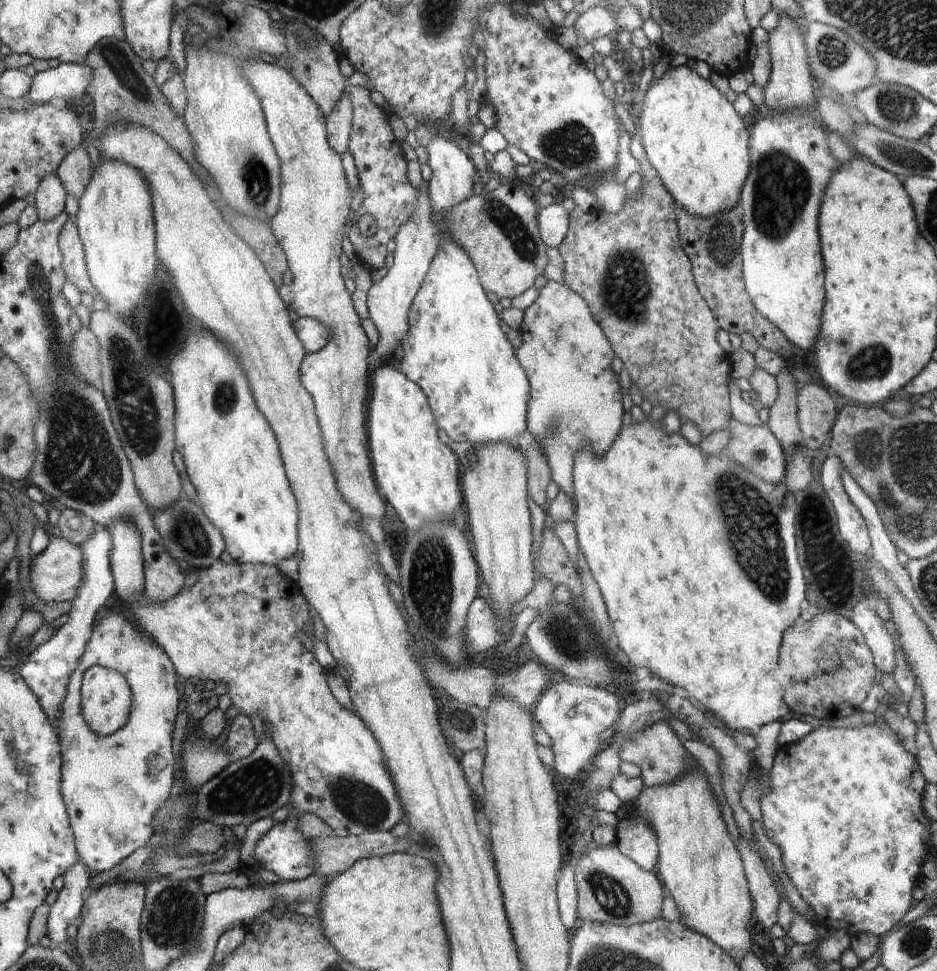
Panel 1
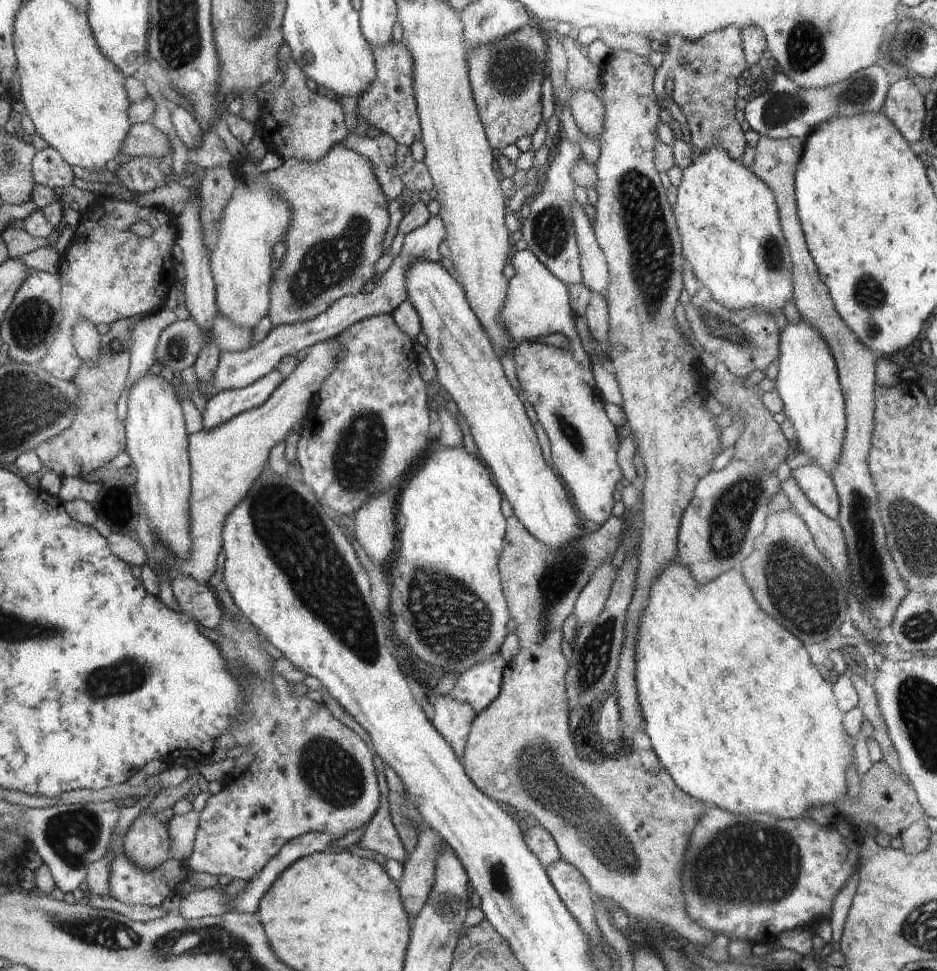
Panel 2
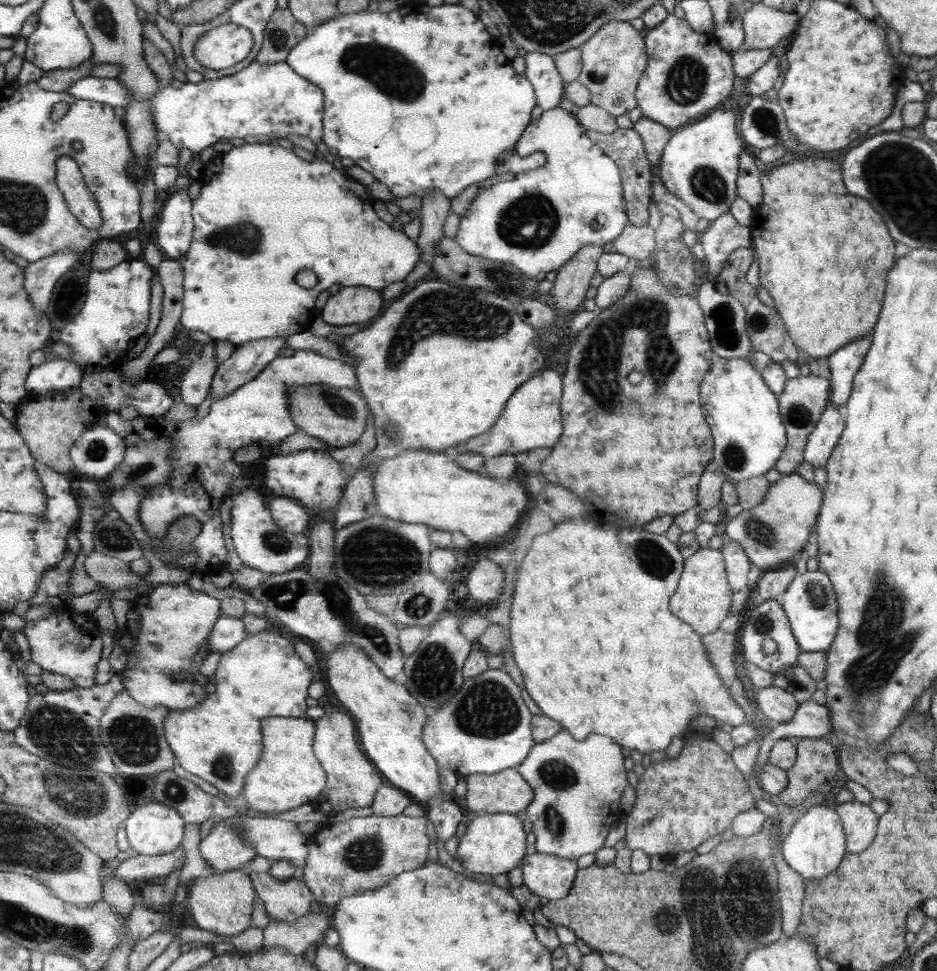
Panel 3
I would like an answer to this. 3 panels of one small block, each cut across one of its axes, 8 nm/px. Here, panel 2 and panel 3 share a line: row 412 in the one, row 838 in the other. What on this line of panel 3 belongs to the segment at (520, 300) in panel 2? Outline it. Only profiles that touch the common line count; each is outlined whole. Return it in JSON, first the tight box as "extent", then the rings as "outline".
{"extent":[515,729,628,861],"outline":[[[562,729],[548,740],[532,746],[526,759],[515,769],[533,788],[534,798],[527,806],[526,815],[532,821],[538,852],[576,861],[580,856],[595,854],[605,846],[608,831],[624,817],[620,810],[620,798],[628,786],[624,761],[621,747],[612,738],[595,732],[584,741],[576,741],[568,731]]]}

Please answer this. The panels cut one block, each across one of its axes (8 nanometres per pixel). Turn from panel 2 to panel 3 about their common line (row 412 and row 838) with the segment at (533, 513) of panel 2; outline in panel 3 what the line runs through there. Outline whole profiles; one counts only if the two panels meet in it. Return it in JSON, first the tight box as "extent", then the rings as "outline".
{"extent":[457,813,526,874],"outline":[[[497,813],[483,814],[470,822],[466,833],[460,838],[457,856],[464,867],[475,873],[508,874],[523,862],[526,852],[526,832],[523,822],[516,815]]]}

